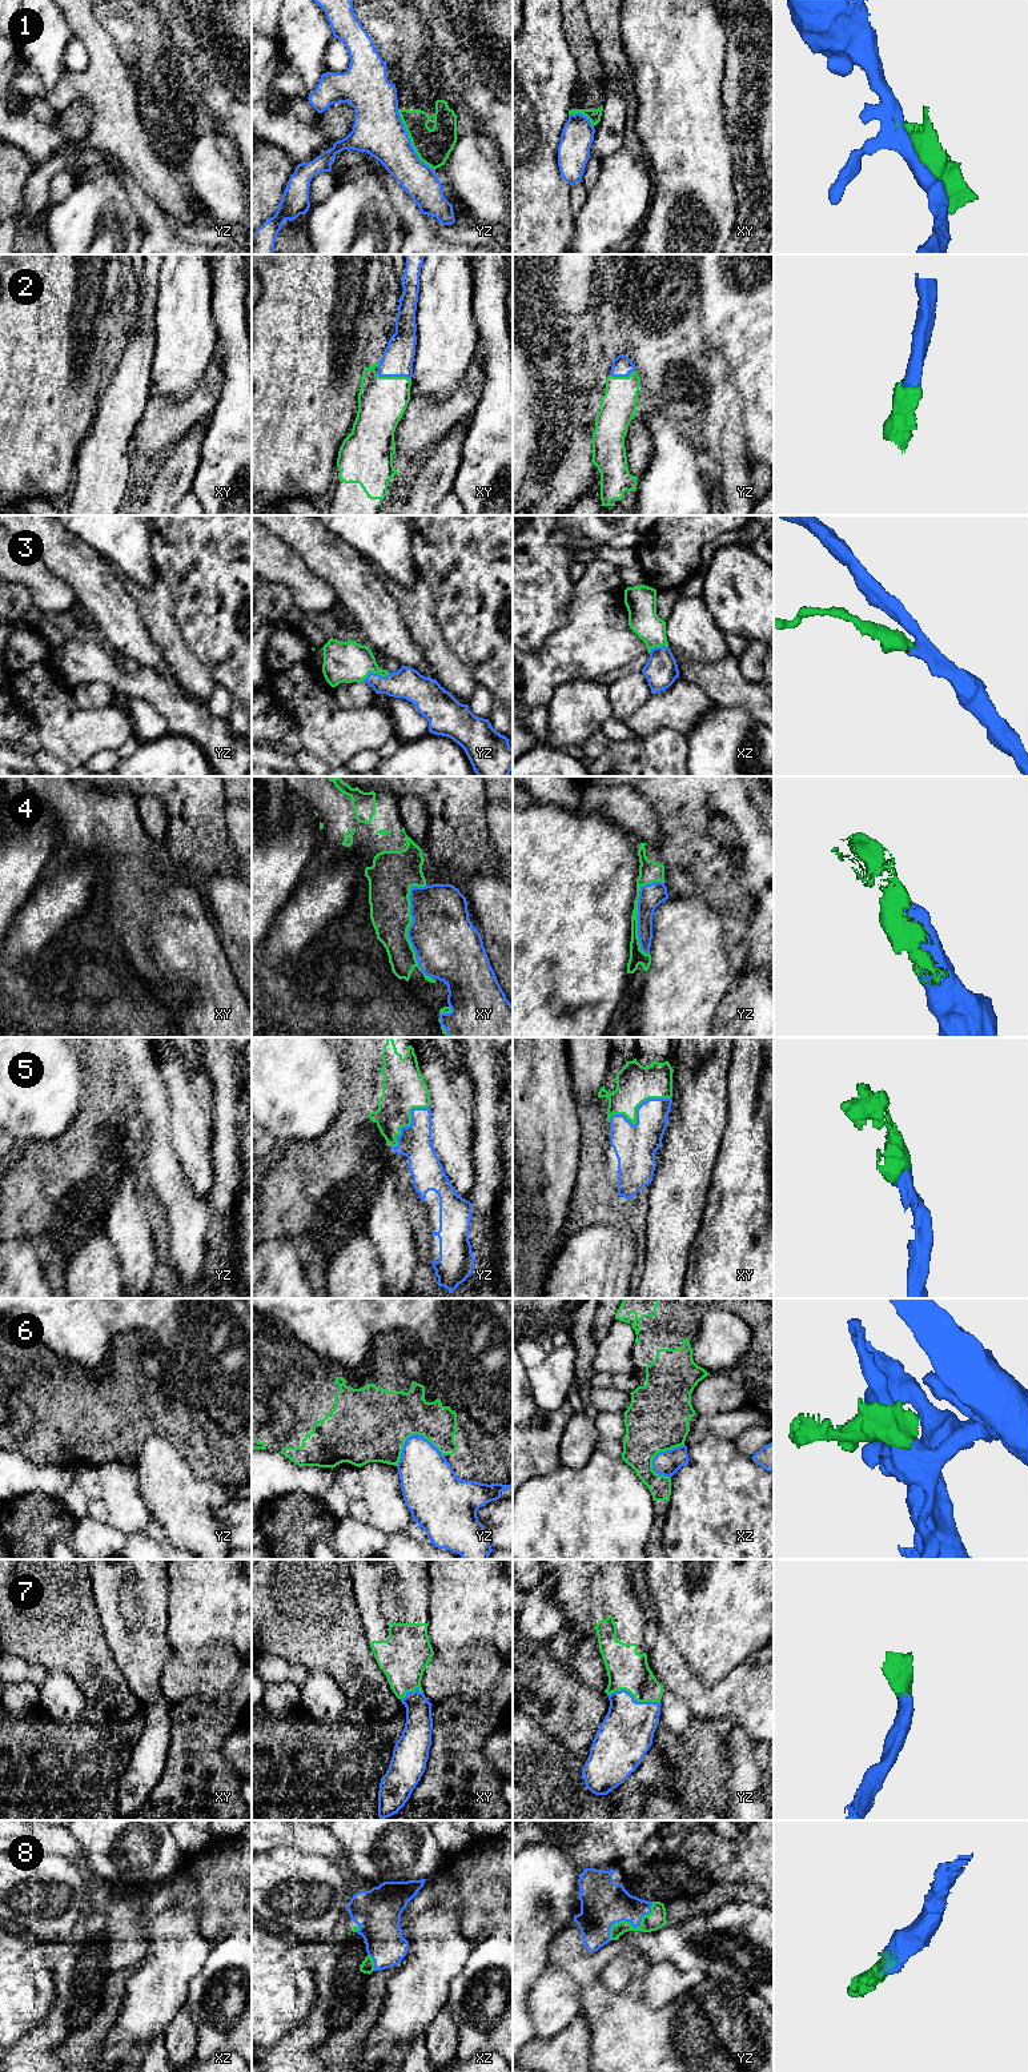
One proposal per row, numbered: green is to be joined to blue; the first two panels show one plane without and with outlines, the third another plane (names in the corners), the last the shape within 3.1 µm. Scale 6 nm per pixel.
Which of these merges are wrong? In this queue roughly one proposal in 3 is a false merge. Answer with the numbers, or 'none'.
1, 6

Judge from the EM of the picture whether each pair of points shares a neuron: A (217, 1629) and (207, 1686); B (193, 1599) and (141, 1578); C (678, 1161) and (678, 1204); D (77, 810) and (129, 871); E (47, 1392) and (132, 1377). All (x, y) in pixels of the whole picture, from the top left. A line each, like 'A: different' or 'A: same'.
A: different
B: different
C: same
D: same
E: same

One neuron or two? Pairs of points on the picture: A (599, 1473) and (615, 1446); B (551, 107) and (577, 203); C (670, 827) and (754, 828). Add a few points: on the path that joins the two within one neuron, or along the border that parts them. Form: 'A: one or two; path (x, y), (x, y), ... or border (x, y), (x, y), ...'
A: two; border (607, 1453), (621, 1458)
B: two; border (570, 185), (570, 211), (573, 216)
C: one; path (691, 807), (733, 807)

